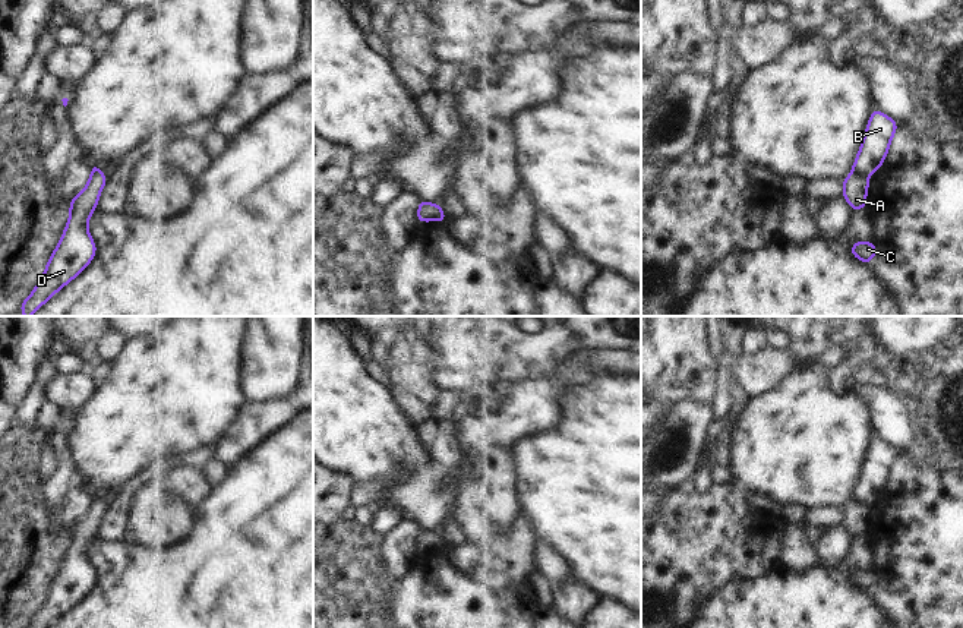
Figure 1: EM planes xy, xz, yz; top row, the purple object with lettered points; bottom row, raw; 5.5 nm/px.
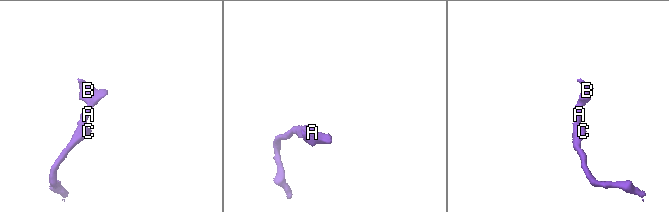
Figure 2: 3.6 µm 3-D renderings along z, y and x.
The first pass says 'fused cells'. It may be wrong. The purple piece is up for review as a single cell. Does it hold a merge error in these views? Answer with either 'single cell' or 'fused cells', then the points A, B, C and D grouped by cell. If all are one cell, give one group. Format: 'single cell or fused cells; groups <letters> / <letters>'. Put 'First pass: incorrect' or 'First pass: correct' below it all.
fused cells; groups A C D / B
First pass: correct

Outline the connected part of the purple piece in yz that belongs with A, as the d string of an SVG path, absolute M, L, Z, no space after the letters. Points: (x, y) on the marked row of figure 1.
M852 168L852 173L842 182L843 183L843 198L850 205L852 211L865 209L866 193L868 193L868 177L861 176Z

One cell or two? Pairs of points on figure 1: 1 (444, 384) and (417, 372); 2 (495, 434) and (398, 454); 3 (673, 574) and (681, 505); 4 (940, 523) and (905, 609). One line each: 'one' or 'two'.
1: two
2: two
3: one
4: one

